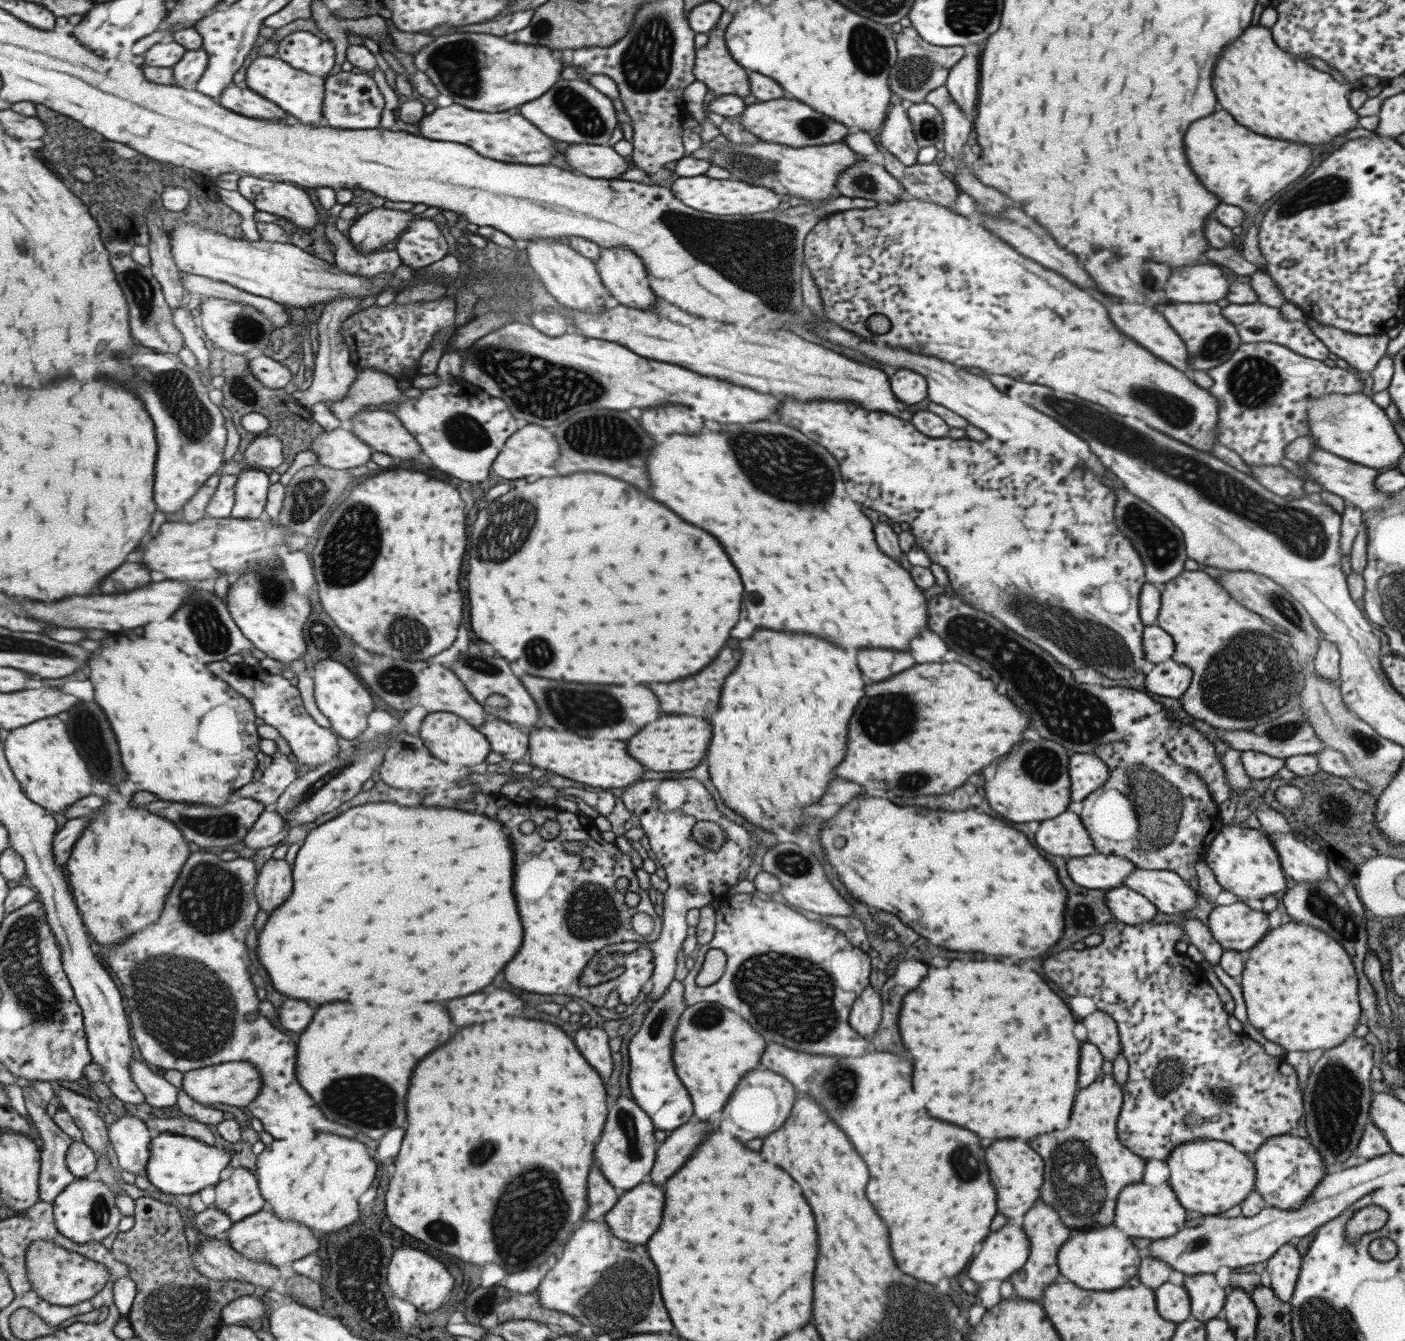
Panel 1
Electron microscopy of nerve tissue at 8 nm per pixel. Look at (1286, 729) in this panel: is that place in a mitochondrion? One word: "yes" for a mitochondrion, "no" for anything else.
yes

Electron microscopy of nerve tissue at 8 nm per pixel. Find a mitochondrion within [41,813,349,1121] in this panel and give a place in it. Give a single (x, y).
(158, 996)

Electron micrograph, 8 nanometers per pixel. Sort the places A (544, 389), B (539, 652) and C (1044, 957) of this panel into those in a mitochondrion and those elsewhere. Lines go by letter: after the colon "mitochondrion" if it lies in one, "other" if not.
A: mitochondrion
B: mitochondrion
C: other

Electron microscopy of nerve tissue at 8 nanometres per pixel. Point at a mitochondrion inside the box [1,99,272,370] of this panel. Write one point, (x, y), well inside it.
(138, 284)

